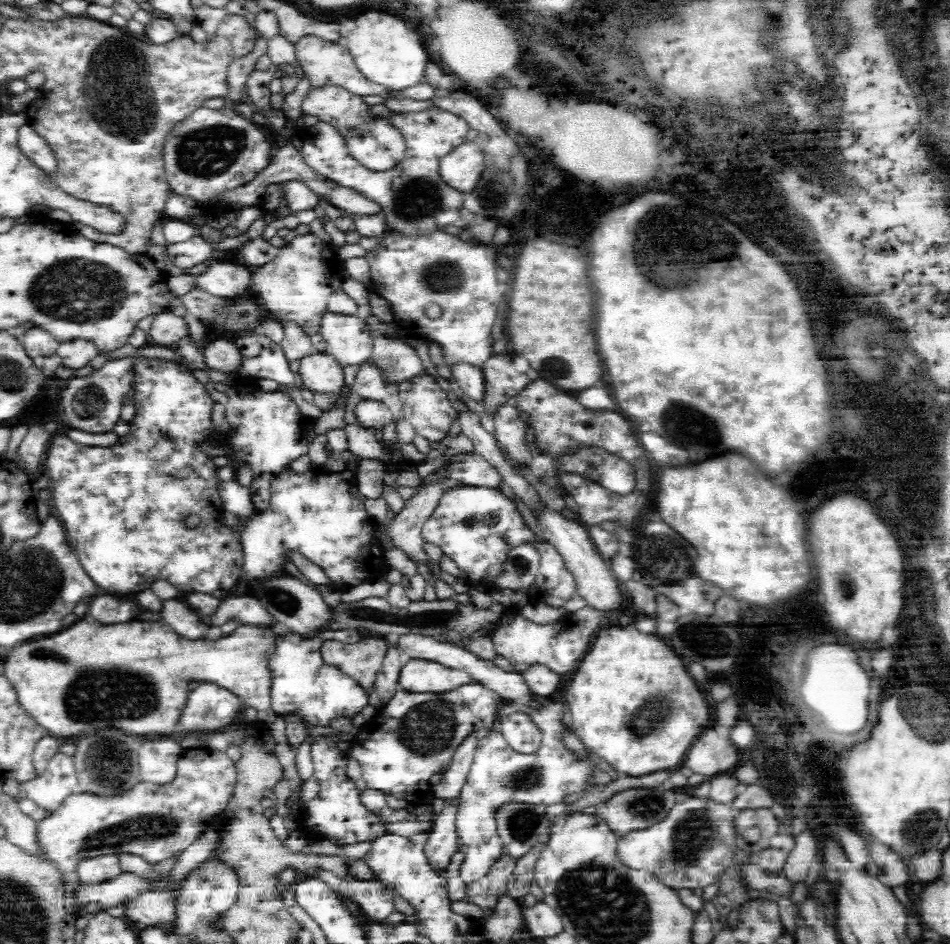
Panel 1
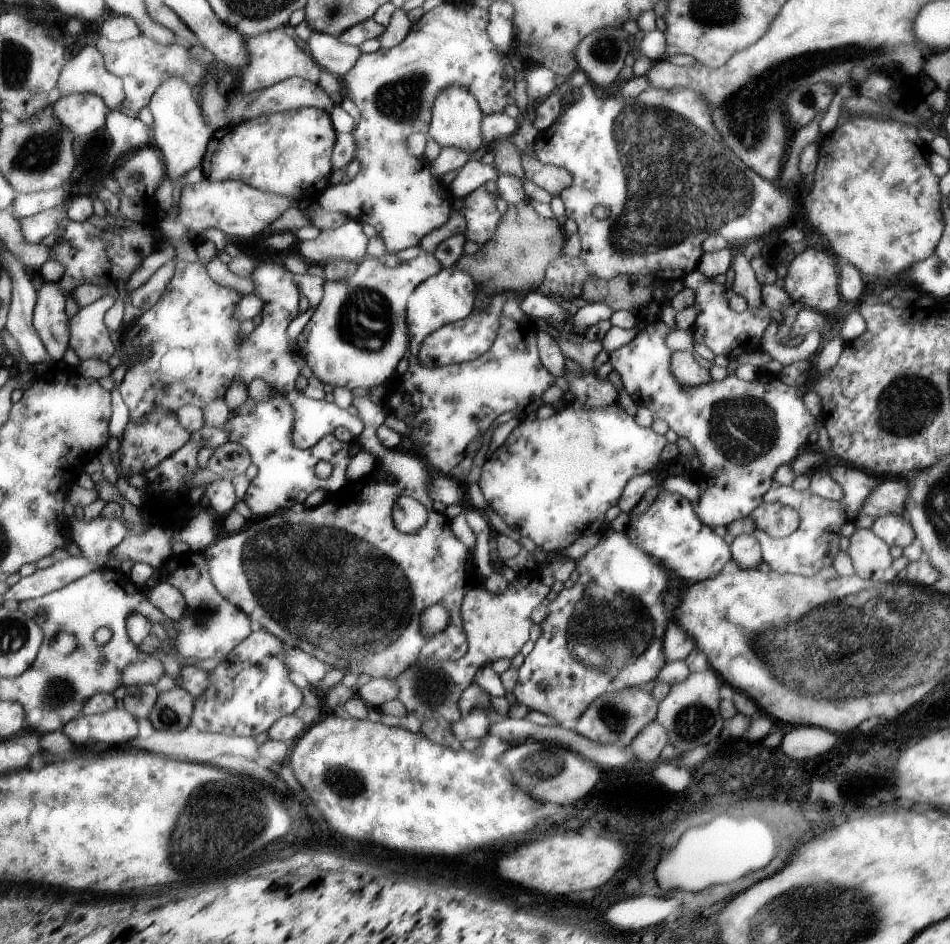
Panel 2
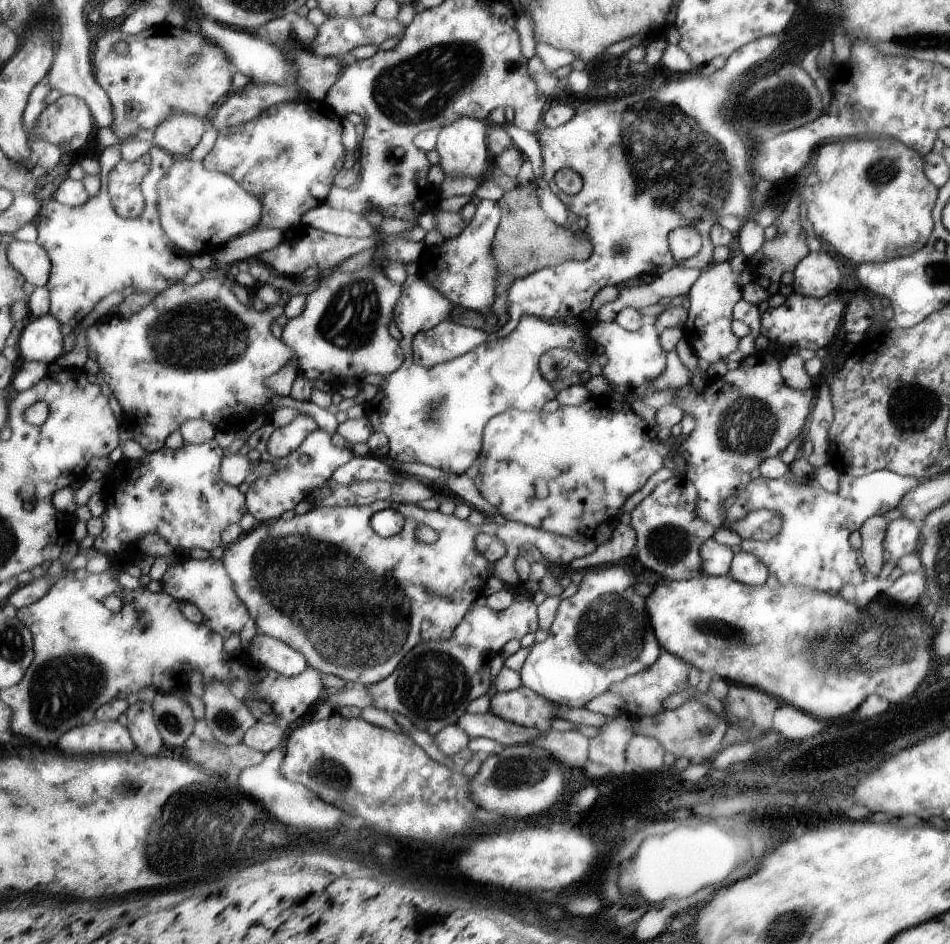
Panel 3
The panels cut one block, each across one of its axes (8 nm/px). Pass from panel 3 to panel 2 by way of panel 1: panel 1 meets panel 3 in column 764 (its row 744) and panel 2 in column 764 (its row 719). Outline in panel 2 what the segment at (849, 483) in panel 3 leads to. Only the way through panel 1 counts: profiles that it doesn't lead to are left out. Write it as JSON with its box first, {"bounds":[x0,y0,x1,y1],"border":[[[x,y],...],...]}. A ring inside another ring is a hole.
{"bounds":[759,462,875,576],"border":[[[833,462],[827,466],[831,480],[841,488],[841,496],[837,500],[825,500],[819,496],[809,494],[807,490],[795,492],[791,486],[779,486],[773,494],[773,504],[791,506],[799,514],[799,528],[789,534],[789,538],[767,538],[765,534],[759,536],[761,546],[761,562],[769,566],[771,572],[779,574],[795,574],[795,576],[815,576],[815,572],[823,566],[831,566],[833,556],[839,552],[839,526],[845,522],[845,508],[847,508],[847,524],[851,524],[859,514],[861,500],[873,490],[875,480],[863,474],[859,468],[843,466]]]}

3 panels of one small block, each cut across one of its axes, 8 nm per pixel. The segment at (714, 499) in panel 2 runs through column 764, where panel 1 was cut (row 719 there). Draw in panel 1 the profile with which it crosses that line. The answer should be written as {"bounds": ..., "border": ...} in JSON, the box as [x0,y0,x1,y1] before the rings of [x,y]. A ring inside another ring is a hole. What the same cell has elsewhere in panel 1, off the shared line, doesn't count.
{"bounds":[350,682,506,804],"border":[[[476,682],[440,694],[398,690],[386,708],[370,720],[364,736],[352,740],[350,758],[360,762],[362,778],[370,790],[382,790],[408,804],[422,804],[432,794],[432,774],[442,774],[446,766],[454,762],[458,746],[470,734],[476,734],[482,728],[492,732],[502,706],[506,706],[502,696]]]}

